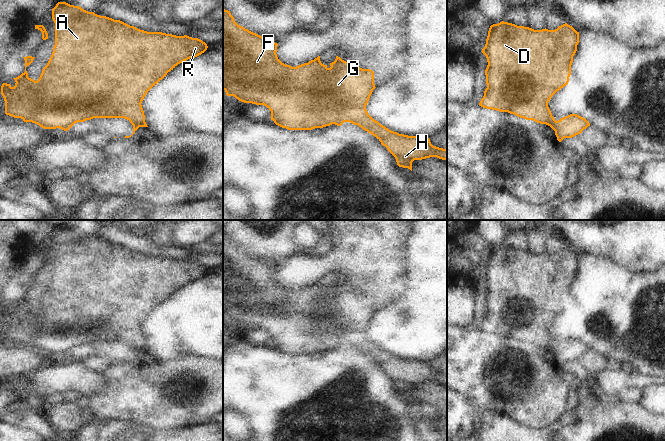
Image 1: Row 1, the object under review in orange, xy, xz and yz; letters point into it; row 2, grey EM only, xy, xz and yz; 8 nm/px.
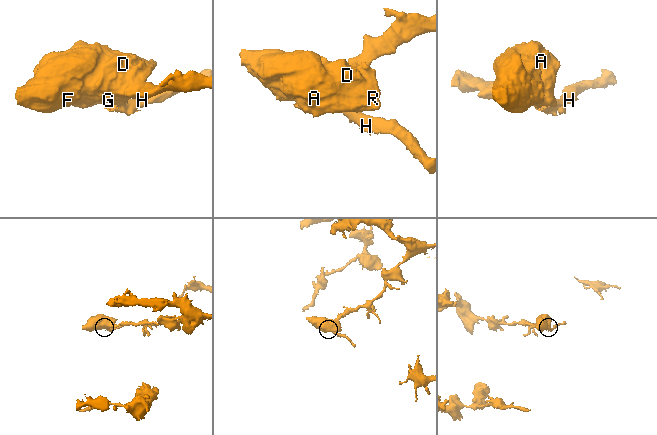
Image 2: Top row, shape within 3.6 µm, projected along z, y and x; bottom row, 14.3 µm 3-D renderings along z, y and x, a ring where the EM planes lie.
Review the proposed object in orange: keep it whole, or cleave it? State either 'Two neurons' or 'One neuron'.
Two neurons.

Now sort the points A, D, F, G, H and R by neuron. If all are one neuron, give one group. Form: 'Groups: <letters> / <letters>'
Groups: A D F G R / H.

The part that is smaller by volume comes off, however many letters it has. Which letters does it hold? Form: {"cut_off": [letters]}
{"cut_off": ["H"]}

